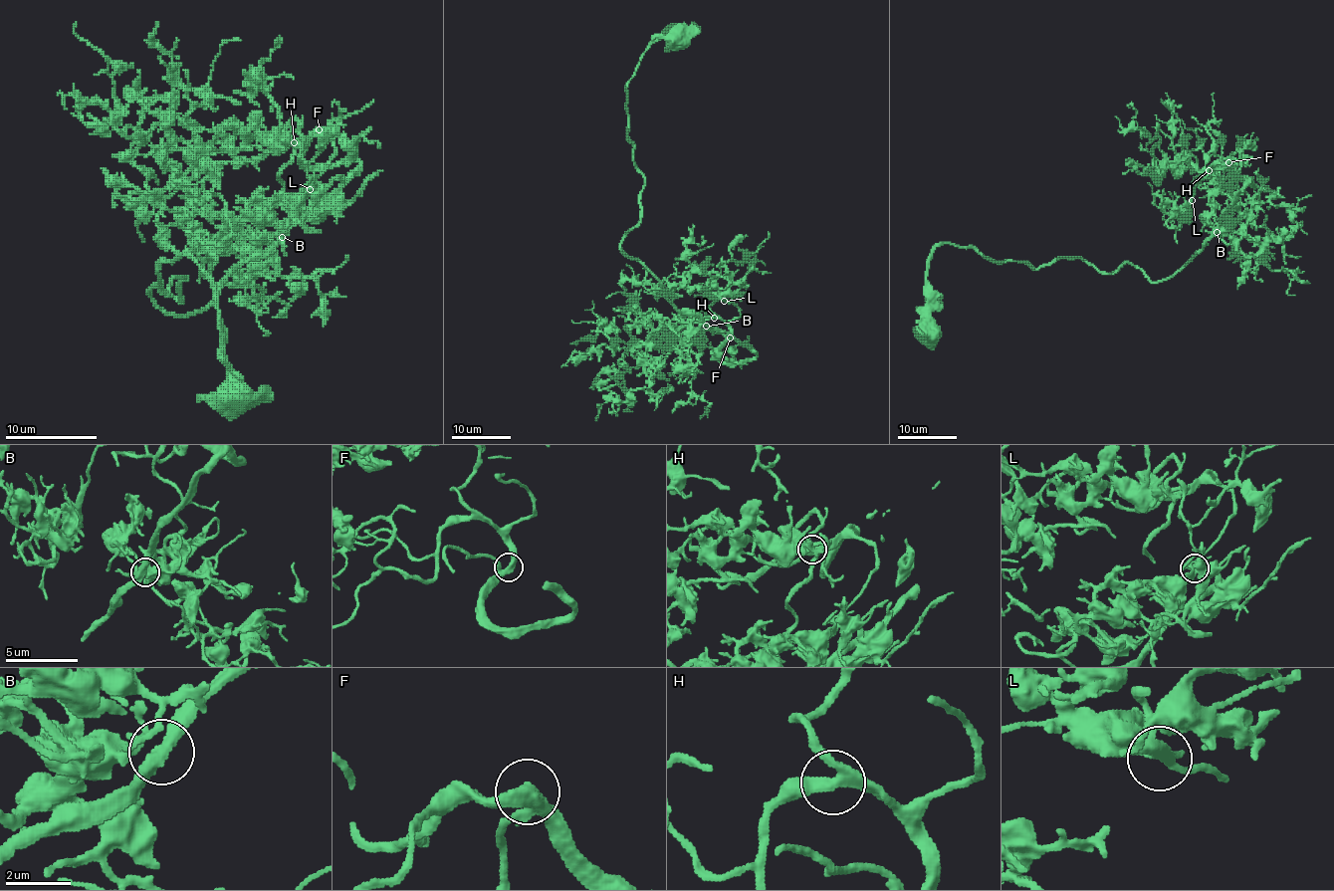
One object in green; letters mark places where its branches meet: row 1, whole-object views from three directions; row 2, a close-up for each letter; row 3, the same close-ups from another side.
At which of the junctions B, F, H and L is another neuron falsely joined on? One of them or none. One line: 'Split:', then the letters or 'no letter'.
Split: no letter

